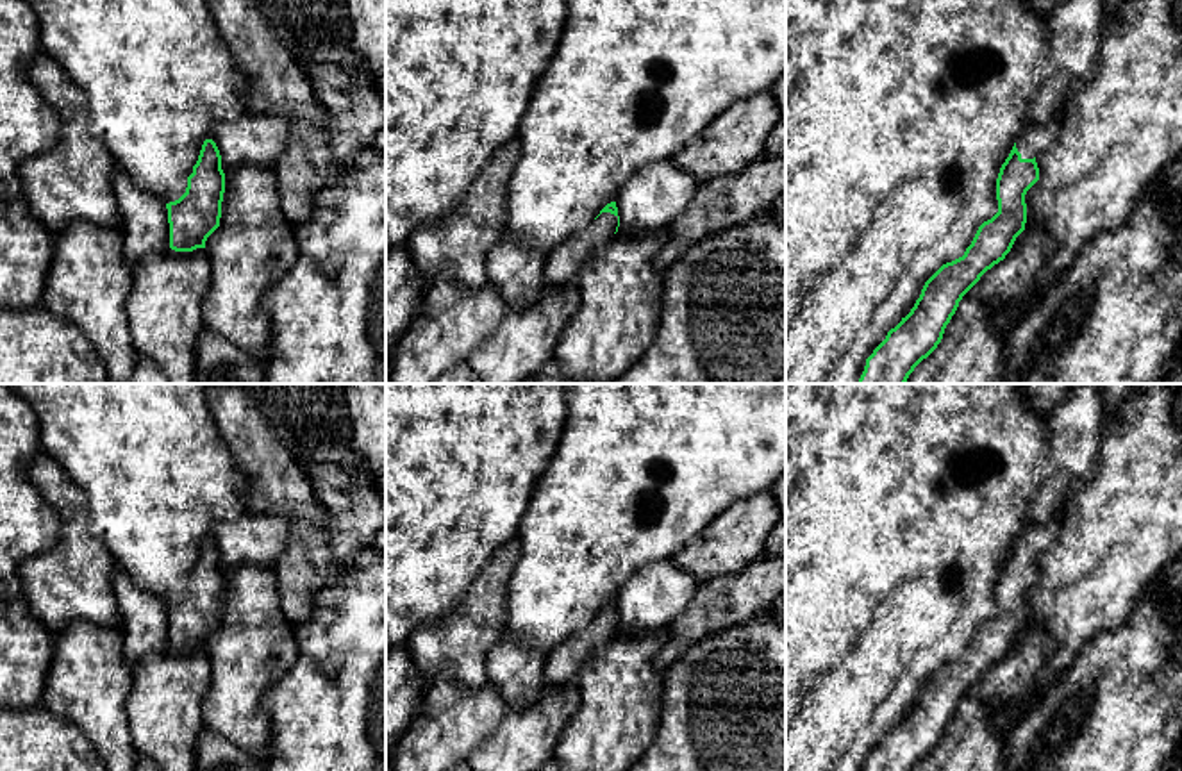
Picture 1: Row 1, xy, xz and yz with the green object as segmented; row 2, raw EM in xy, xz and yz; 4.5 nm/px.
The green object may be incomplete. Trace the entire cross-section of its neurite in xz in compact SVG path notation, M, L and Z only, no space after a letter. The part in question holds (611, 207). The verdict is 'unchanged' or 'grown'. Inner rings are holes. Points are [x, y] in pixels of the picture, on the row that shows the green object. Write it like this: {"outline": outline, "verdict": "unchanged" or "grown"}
{"outline": "M616 202L607 203L595 221L546 253L545 280L552 286L575 284L584 262L612 241L620 227Z", "verdict": "grown"}

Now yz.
{"outline": "M1062 112L1045 125L1025 125L996 178L998 212L984 221L964 255L943 264L923 286L911 312L866 359L859 384L905 384L941 343L962 296L1005 259L1027 223L1027 191L1039 180L1036 157L1059 137Z", "verdict": "grown"}

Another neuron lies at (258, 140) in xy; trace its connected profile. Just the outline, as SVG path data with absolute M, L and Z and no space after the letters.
M245 112L229 127L216 127L212 141L221 155L221 170L229 173L252 164L273 168L291 136L291 121L275 114Z

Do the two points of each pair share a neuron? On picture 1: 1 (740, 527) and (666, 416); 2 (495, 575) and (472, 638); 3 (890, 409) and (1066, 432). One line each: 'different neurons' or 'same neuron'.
1: different neurons
2: same neuron
3: different neurons

